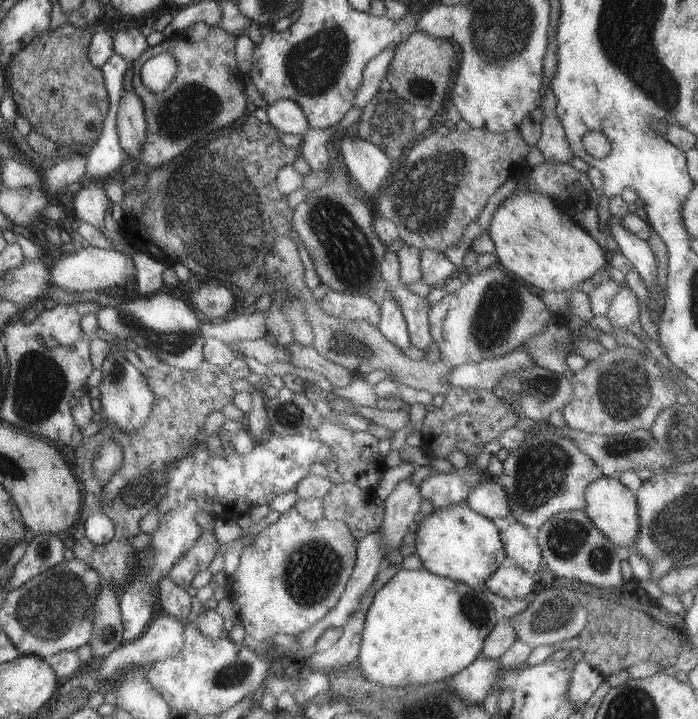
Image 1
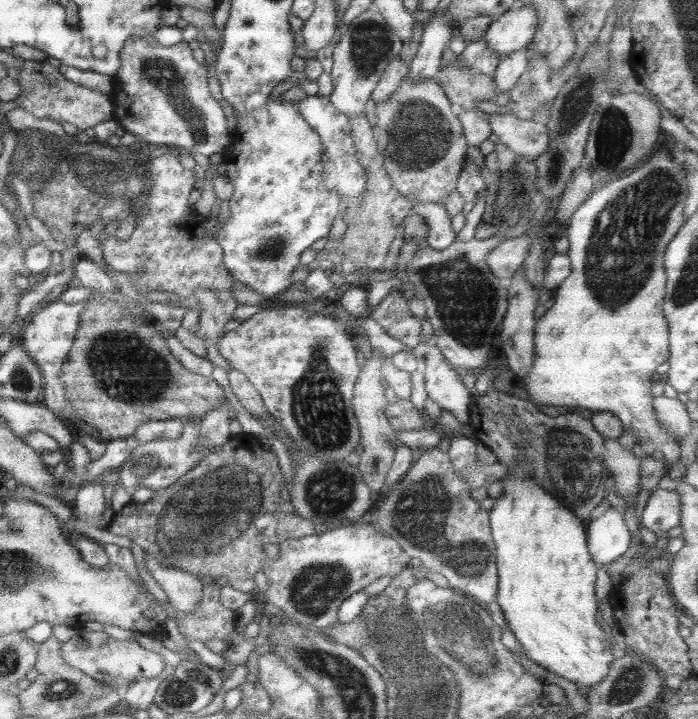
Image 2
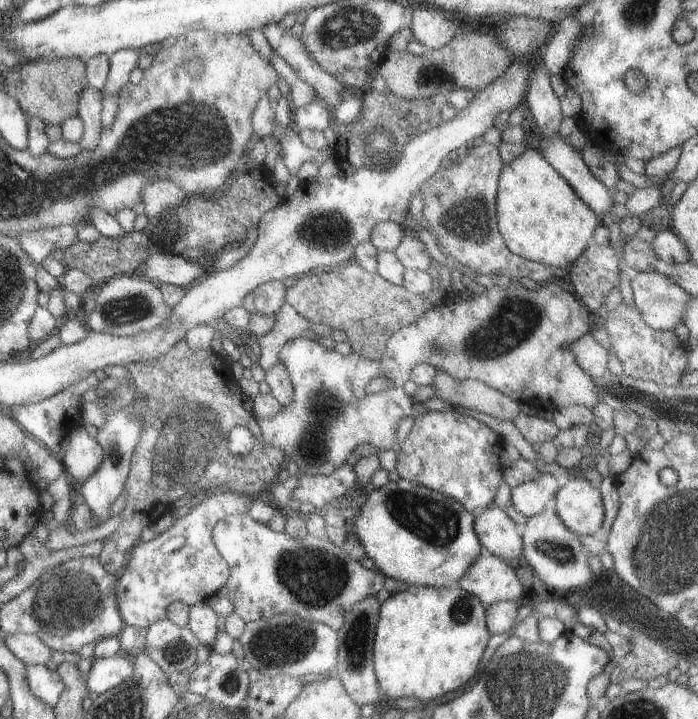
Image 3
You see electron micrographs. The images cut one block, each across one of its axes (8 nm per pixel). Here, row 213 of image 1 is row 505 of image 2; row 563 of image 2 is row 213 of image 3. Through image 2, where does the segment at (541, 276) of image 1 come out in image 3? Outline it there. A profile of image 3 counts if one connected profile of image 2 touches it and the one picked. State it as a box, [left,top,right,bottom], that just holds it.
[495,144,599,267]

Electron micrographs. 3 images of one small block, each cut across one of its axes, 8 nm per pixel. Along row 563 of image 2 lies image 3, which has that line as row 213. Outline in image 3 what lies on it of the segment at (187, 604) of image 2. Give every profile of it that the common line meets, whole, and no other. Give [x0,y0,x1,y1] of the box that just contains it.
[140,179,185,217]

